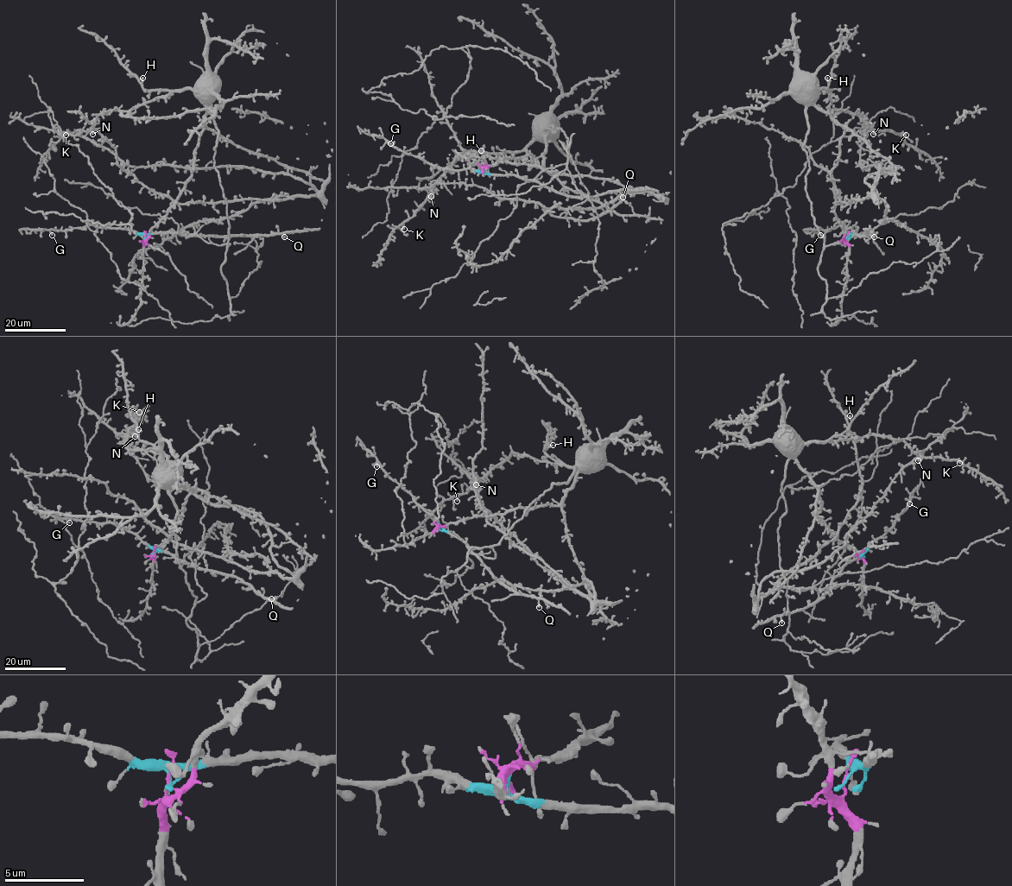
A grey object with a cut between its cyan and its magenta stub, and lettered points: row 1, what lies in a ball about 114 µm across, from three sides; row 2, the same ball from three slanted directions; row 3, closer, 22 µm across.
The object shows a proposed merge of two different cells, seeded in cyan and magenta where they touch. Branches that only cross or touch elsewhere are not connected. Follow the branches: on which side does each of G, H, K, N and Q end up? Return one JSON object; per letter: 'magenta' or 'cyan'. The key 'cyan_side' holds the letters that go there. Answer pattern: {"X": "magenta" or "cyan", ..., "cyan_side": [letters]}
{"G": "cyan", "H": "magenta", "K": "magenta", "N": "magenta", "Q": "cyan", "cyan_side": ["G", "Q"]}

